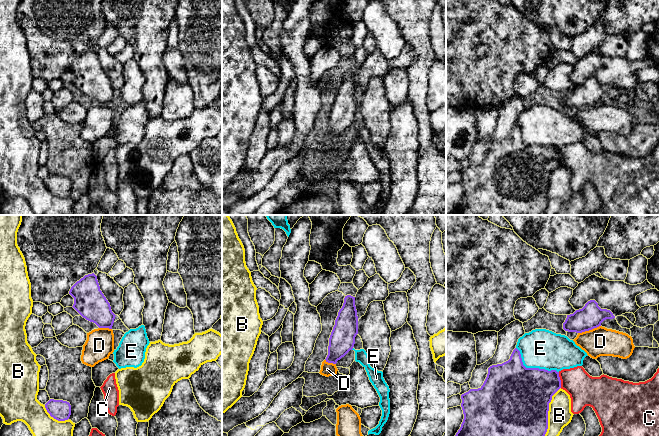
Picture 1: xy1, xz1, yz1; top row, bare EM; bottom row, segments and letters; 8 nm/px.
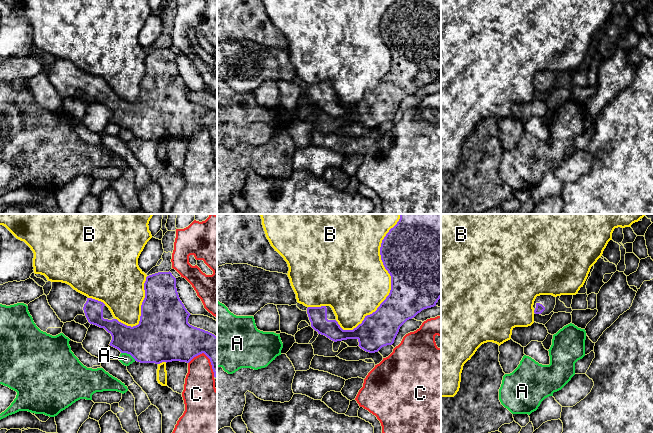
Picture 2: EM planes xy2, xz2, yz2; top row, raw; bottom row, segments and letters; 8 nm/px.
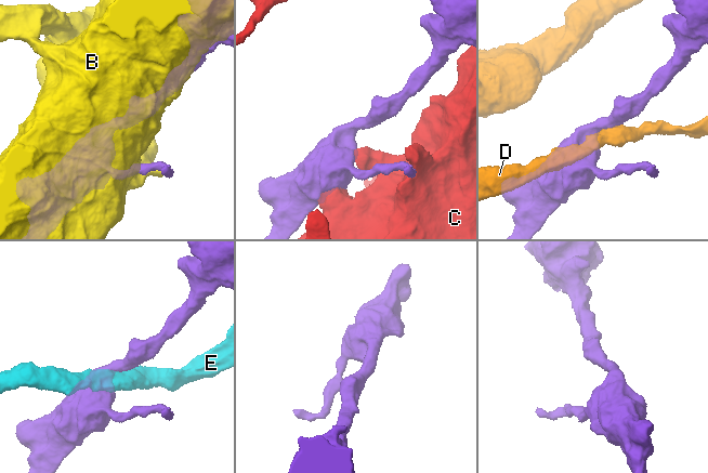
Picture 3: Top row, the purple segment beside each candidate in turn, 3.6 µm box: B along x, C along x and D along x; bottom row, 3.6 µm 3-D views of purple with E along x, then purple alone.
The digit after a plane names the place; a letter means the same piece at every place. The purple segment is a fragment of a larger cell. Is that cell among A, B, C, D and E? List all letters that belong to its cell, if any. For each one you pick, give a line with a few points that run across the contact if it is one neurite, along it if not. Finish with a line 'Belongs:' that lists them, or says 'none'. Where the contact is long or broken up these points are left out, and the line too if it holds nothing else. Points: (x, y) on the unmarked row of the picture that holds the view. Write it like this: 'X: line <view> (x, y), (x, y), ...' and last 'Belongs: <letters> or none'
Belongs: none

